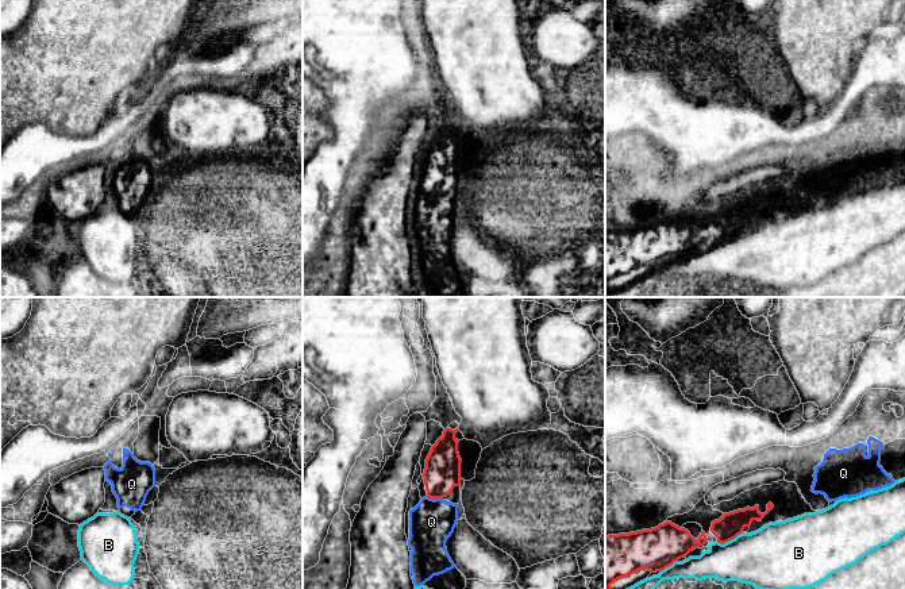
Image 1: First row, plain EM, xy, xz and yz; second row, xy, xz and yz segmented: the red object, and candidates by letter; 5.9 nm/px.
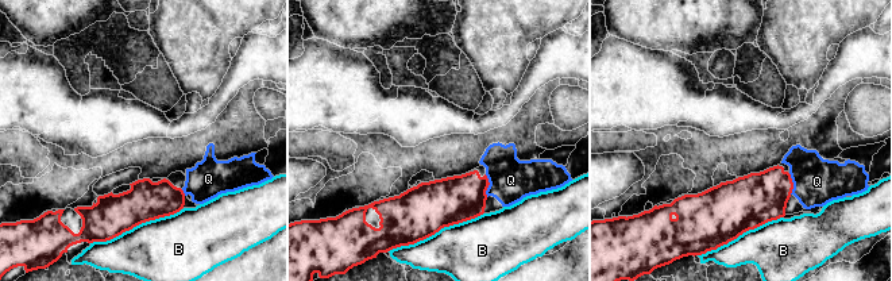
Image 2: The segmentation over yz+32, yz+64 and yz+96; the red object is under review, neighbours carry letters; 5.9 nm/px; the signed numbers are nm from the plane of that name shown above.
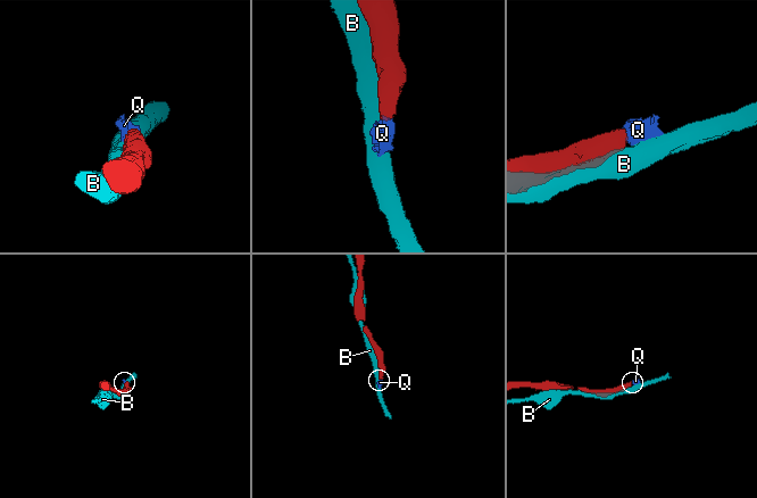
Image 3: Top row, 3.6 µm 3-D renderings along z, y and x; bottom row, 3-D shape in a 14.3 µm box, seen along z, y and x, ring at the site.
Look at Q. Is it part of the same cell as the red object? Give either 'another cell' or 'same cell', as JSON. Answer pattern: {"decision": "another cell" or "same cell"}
{"decision": "same cell"}

